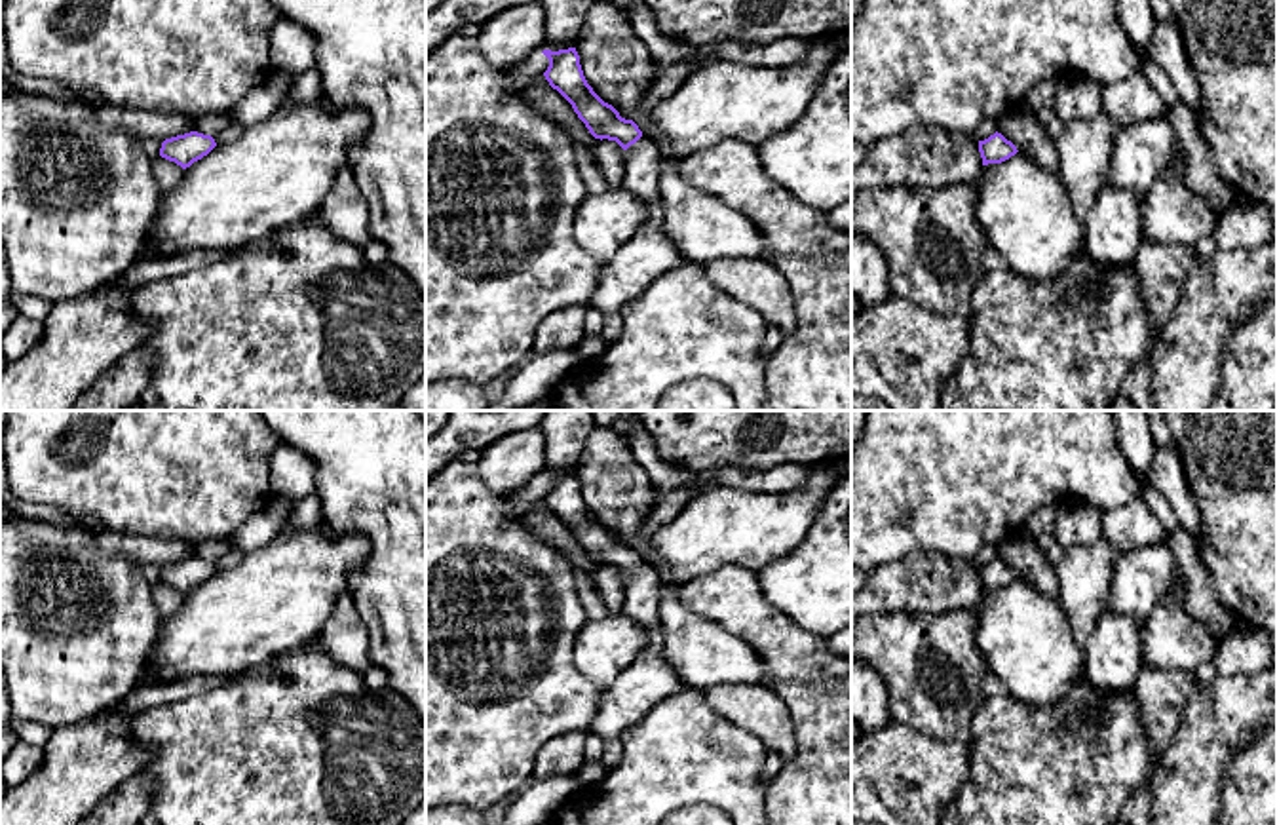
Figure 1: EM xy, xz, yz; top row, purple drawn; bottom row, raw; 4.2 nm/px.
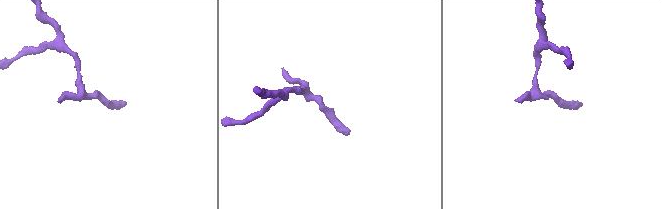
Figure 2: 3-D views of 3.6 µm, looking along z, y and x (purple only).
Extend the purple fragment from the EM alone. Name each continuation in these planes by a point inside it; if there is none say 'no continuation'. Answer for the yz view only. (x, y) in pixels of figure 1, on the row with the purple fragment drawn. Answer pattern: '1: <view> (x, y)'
no continuation

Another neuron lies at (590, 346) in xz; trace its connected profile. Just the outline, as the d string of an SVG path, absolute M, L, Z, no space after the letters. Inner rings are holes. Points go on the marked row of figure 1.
M583 335L583 338L574 348L574 352L581 355L583 359L589 359L589 357L599 357L606 350L606 346L608 344L604 342L600 335L599 336Z

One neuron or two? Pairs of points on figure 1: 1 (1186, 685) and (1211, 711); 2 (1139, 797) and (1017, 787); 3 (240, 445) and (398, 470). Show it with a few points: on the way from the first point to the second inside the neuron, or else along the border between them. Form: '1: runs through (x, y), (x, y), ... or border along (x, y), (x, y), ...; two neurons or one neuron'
1: border along (1201, 687), (1186, 702), (1181, 723), (1173, 732); two neurons
2: border along (1150, 772), (1124, 805); two neurons
3: border along (272, 430), (284, 443); two neurons

